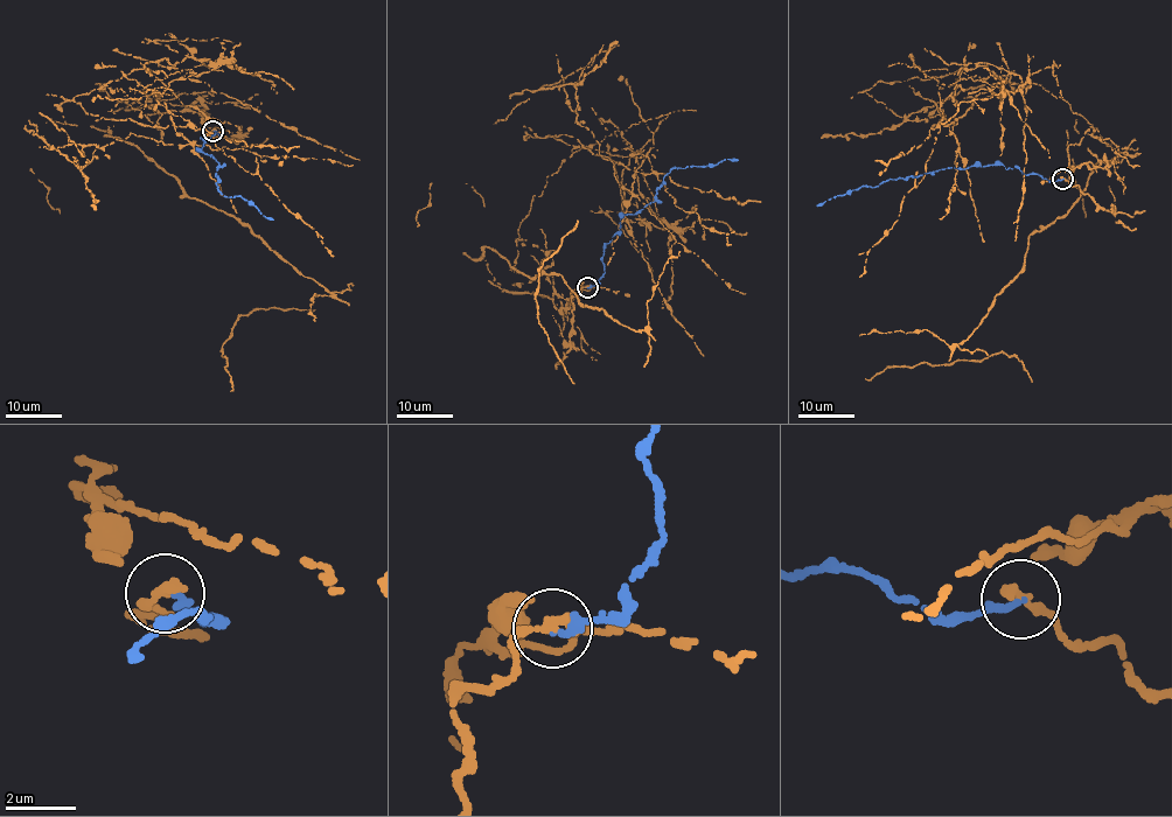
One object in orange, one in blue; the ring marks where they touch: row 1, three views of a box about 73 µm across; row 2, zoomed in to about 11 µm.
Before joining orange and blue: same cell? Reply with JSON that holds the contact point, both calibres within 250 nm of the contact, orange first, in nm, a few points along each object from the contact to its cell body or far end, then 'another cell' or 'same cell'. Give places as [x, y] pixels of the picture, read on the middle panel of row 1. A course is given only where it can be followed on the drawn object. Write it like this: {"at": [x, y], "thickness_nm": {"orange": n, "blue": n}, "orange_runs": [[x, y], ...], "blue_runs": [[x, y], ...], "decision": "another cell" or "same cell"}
{"at": [587, 287], "thickness_nm": {"orange": 360, "blue": 200}, "orange_runs": [[587, 287], [517, 232], [578, 149], [668, 228], [577, 118], [607, 49], [541, 88]], "blue_runs": [[587, 287], [605, 271], [604, 245], [619, 230], [620, 218], [654, 201], [672, 168], [738, 160]], "decision": "another cell"}

